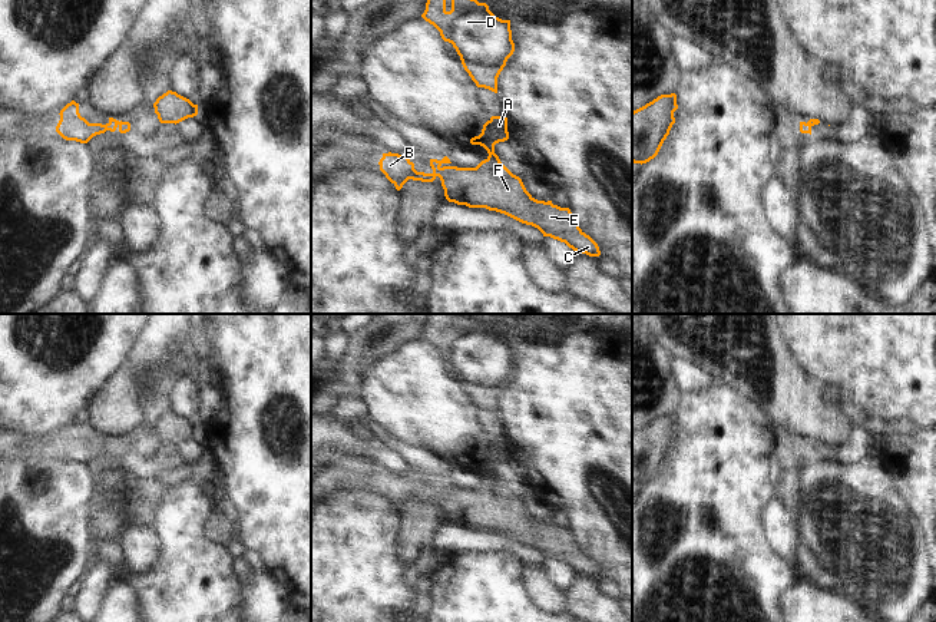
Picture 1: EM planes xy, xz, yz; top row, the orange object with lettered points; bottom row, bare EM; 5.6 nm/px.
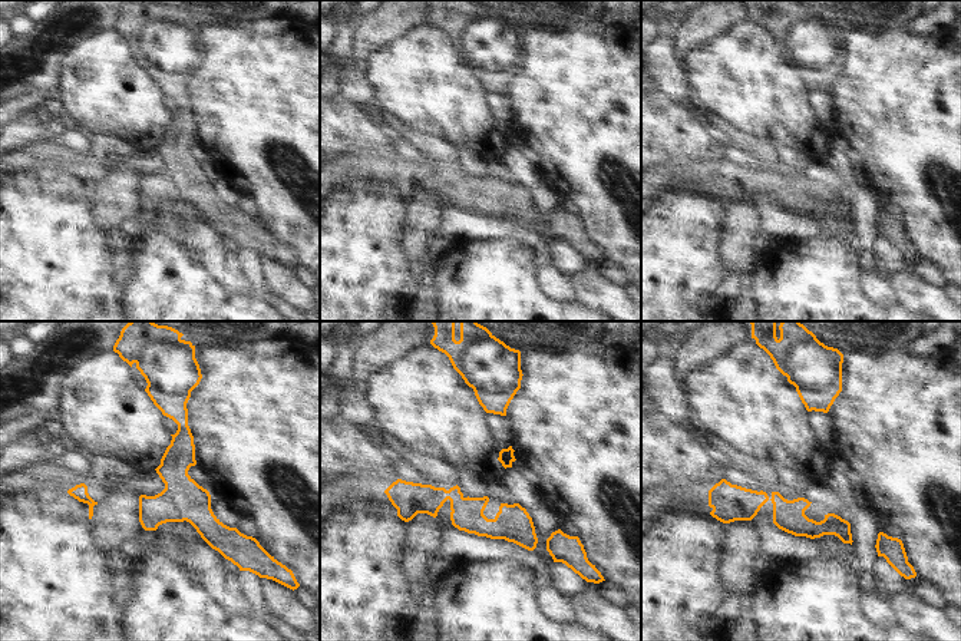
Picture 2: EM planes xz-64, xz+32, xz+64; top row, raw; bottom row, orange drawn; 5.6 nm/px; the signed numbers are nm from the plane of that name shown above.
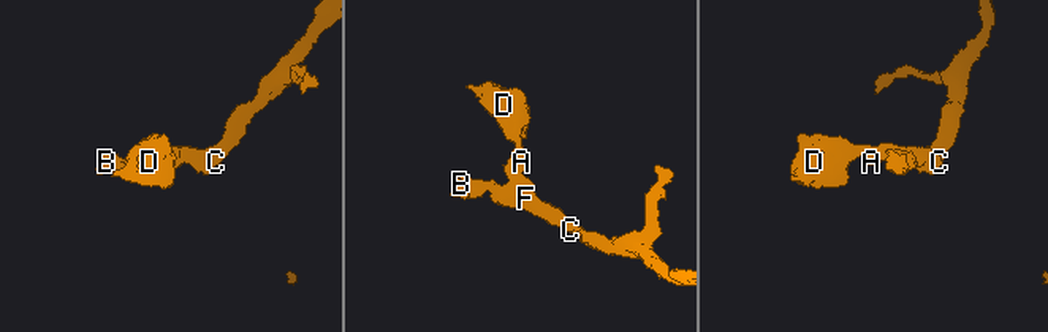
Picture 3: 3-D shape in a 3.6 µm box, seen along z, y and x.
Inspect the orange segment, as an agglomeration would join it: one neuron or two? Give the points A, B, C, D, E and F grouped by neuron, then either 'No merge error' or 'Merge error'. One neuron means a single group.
Groups: A B C D E F. No merge error

